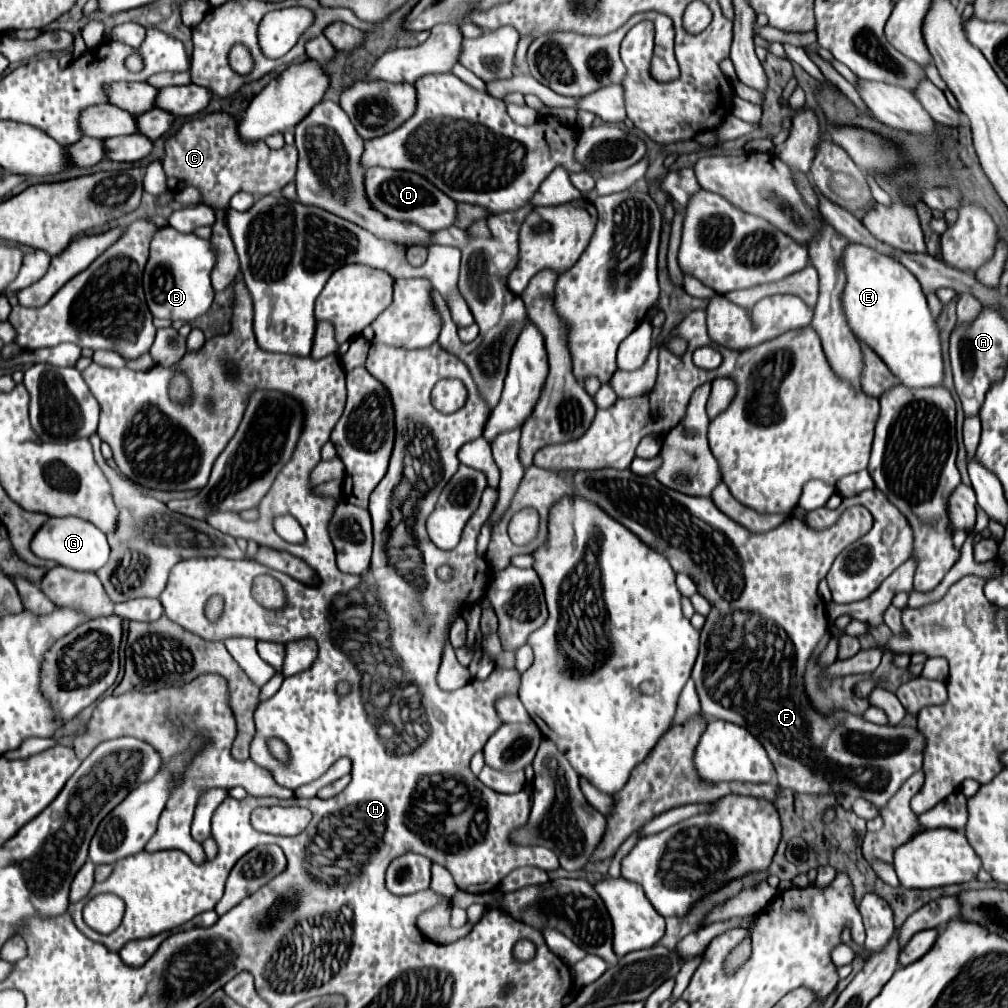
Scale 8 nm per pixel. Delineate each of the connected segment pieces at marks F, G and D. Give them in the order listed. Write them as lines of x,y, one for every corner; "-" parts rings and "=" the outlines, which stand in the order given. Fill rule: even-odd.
531,465
525,471
525,477
519,485
513,505
509,507
509,513
505,513
505,517
497,523
497,529
493,529
485,557
495,571
501,571
511,565
511,557
519,553
533,553
545,545
549,511
561,497
565,497
565,493
583,497
589,503
599,505
609,517
625,525
643,543
663,553
665,559
671,563
673,571
689,575
695,581
699,593
713,605
713,611
705,621
705,629
701,629
699,657
691,675
701,697
701,711
707,717
741,725
751,735
755,735
775,765
781,789
791,789
795,793
815,797
829,793
843,795
849,799
861,797
873,803
877,811
881,811
897,793
897,789
905,783
905,779
921,769
925,739
921,739
921,733
917,729
903,725
875,725
869,723
863,715
855,715
849,711
833,709
831,713
821,713
811,703
805,691
803,679
807,661
811,659
811,653
829,629
825,603
817,593
817,585
821,579
825,579
837,553
841,553
853,541
861,539
873,527
873,517
865,507
853,505
845,509
837,523
827,529
813,529
803,521
789,517
779,527
767,533
751,533
743,525
735,523
731,517
727,517
723,511
719,511
711,497
683,495
679,491
663,487
655,477
639,477
629,469
549,471
-
525,507
533,507
539,511
539,535
529,545
517,547
507,535
507,525
511,517
=
53,517
33,537
33,553
41,559
53,559
75,571
97,571
109,561
109,543
103,531
79,517
=
371,167
365,173
365,189
369,193
369,201
373,203
373,207
385,213
387,217
399,217
399,221
415,221
417,225
429,231
441,231
455,225
457,203
419,173

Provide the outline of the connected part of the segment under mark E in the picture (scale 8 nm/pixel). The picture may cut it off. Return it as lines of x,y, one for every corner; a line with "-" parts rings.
849,245
845,251
847,285
843,309
853,335
865,341
905,387
941,387
943,355
939,327
933,319
919,281
893,257

